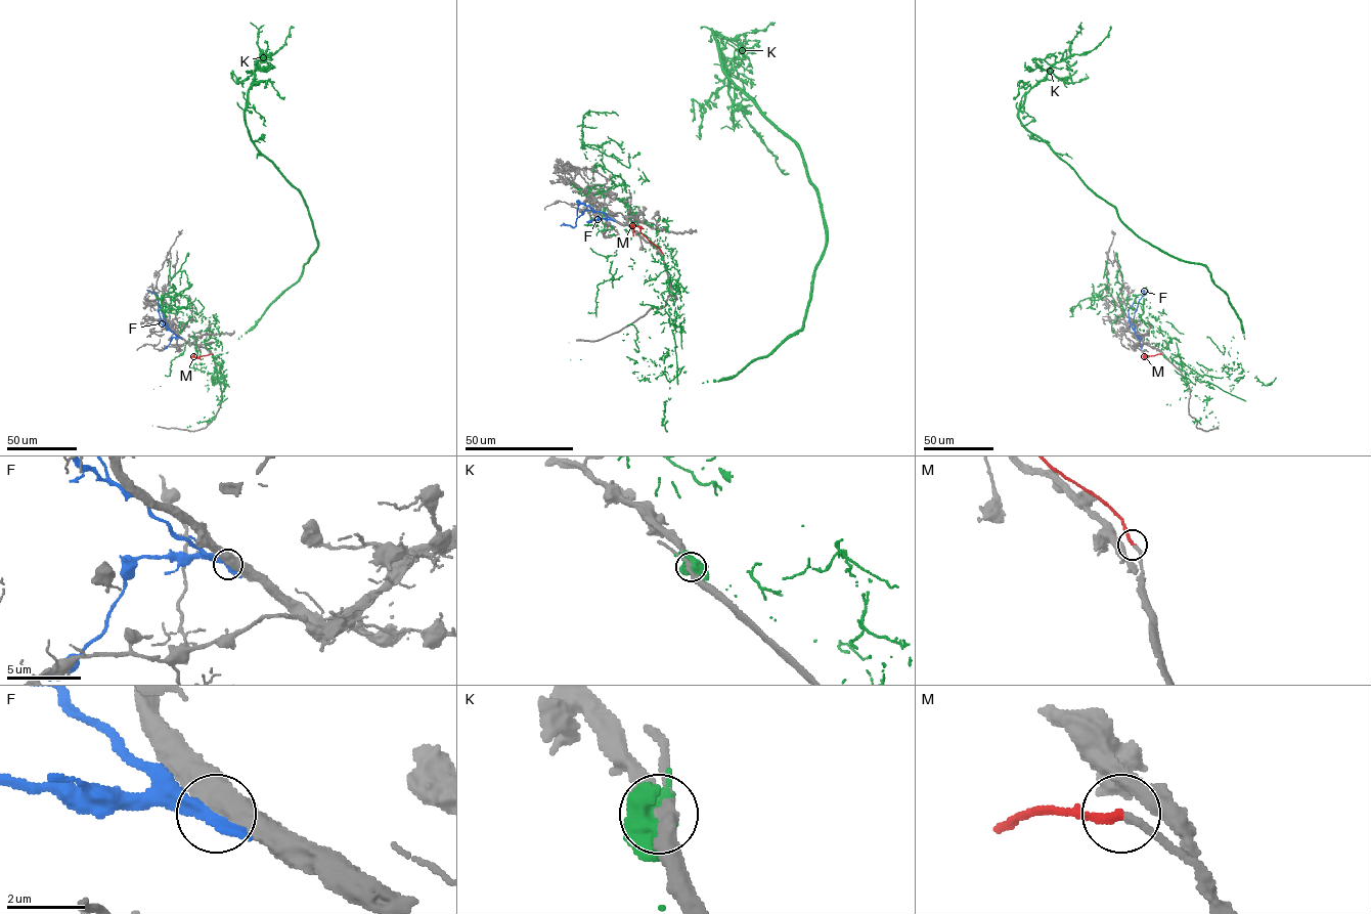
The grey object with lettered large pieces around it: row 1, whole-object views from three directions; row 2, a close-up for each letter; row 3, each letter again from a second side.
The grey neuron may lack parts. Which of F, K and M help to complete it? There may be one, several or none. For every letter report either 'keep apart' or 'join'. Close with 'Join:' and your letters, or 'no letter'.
F: keep apart
K: keep apart
M: join
Join: M

